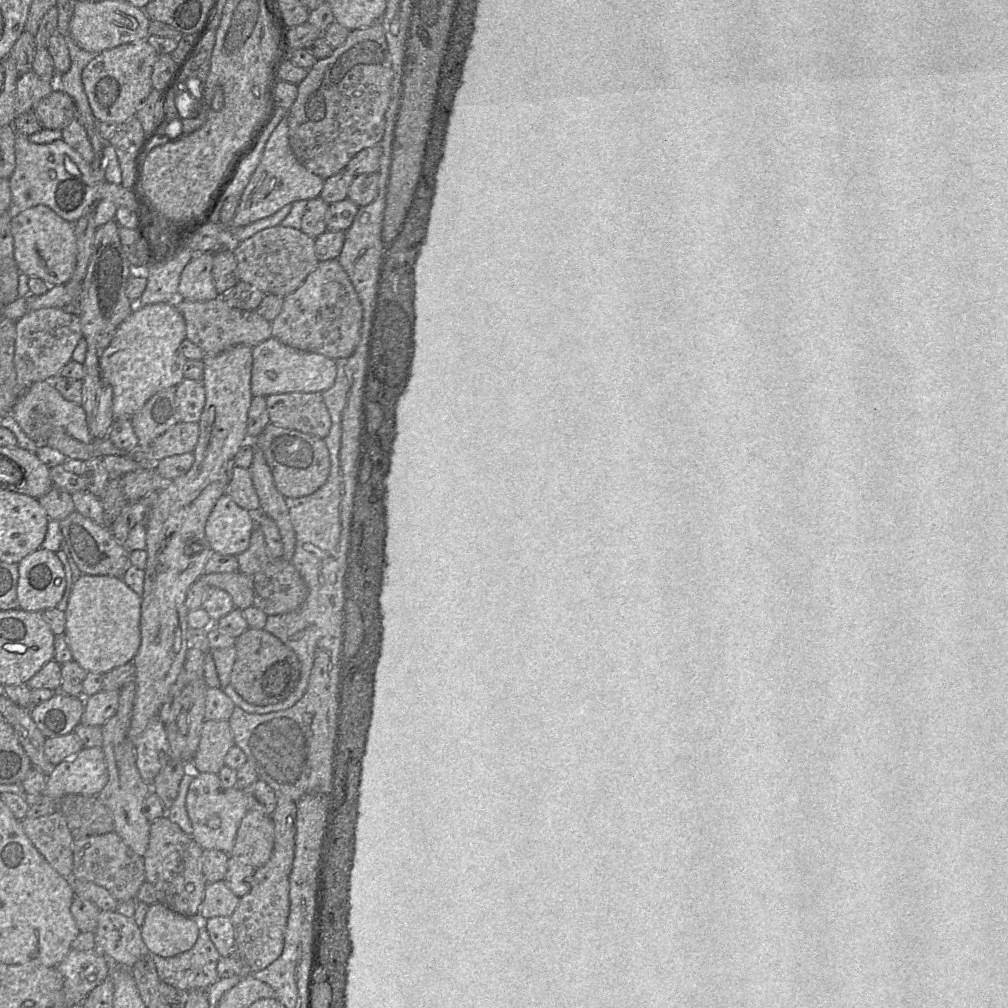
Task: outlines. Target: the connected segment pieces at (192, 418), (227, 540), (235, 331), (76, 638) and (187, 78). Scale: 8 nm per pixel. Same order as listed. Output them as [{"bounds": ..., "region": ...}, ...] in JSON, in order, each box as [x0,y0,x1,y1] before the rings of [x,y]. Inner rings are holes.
[{"bounds":[176,378,205,422],"region":[[[184,378],[176,387],[178,421],[199,422],[205,405],[205,389],[201,381]]]},{"bounds":[205,493,256,555],"region":[[[224,493],[205,524],[205,536],[213,552],[235,555],[244,552],[256,524],[256,514],[239,507]]]},{"bounds":[173,296,271,355],"region":[[[220,296],[209,301],[191,301],[178,297],[173,302],[185,320],[186,338],[199,346],[206,355],[216,355],[239,344],[254,347],[271,337],[269,321],[256,311],[228,306]]]},{"bounds":[64,575,141,675],"region":[[[81,575],[77,580],[75,581],[72,580],[72,589],[67,602],[66,610],[64,612],[66,618],[64,635],[67,644],[71,650],[73,660],[76,661],[86,672],[93,672],[102,675],[113,670],[114,668],[132,662],[141,641],[140,607],[141,607],[141,597],[138,596],[131,588],[129,588],[121,578],[113,576]]]},{"bounds":[173,25,219,117],"region":[[[219,25],[212,27],[200,42],[194,56],[185,65],[182,74],[173,87],[174,96],[184,93],[184,100],[179,101],[179,113],[182,117],[195,114],[196,100],[199,100],[210,70],[210,59],[216,42]],[[191,81],[190,87],[189,82]]]}]

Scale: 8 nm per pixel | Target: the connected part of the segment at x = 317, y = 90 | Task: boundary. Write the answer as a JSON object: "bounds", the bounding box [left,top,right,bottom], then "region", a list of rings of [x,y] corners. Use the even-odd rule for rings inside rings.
{"bounds":[287,21,392,180],"region":[[[381,21],[350,30],[344,43],[329,57],[317,60],[297,85],[297,97],[287,113],[289,144],[301,164],[326,180],[344,169],[360,150],[378,144],[384,133],[392,77],[392,59]]]}

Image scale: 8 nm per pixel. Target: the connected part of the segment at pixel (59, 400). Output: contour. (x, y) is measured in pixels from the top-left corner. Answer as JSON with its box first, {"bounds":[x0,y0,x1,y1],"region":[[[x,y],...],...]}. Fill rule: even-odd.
{"bounds":[11,381,93,446],"region":[[[39,381],[24,390],[13,406],[11,413],[25,434],[37,446],[45,444],[53,431],[65,431],[68,435],[85,444],[93,441],[88,427],[86,412],[82,404],[66,400],[54,387],[53,381]]]}

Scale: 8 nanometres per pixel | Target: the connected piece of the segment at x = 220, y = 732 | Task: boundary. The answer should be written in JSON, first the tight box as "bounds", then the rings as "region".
{"bounds":[191,720,234,774],"region":[[[204,720],[200,741],[191,761],[195,773],[218,774],[225,757],[234,746],[233,732],[228,720]]]}

